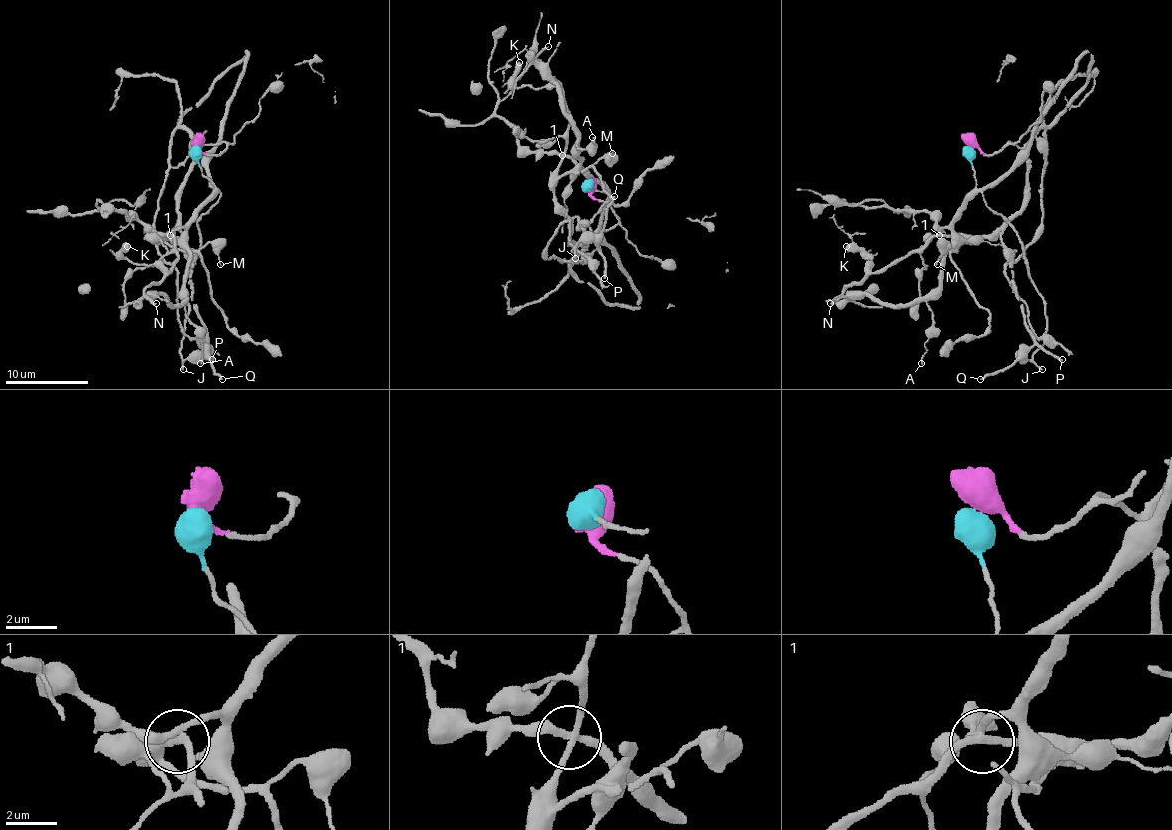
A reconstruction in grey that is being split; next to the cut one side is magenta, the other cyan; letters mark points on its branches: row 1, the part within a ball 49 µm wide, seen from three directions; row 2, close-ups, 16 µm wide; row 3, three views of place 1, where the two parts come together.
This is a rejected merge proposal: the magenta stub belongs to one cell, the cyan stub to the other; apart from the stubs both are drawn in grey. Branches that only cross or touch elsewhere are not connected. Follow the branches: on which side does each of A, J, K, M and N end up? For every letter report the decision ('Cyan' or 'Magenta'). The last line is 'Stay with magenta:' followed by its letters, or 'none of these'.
A: Cyan
J: Cyan
K: Magenta
M: Magenta
N: Magenta
Stay with magenta: K, M, N

